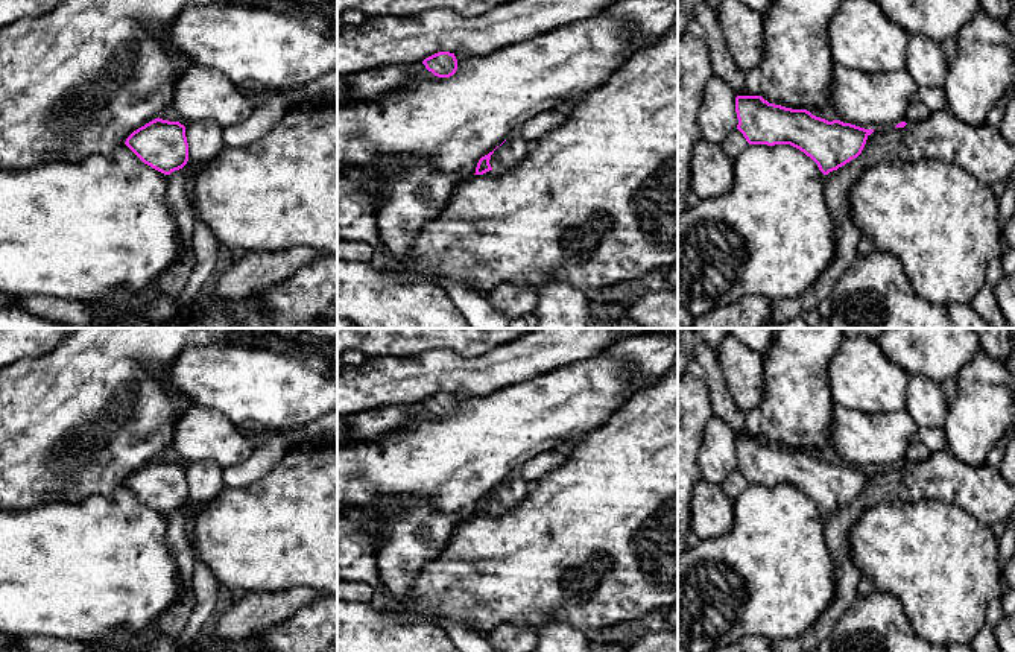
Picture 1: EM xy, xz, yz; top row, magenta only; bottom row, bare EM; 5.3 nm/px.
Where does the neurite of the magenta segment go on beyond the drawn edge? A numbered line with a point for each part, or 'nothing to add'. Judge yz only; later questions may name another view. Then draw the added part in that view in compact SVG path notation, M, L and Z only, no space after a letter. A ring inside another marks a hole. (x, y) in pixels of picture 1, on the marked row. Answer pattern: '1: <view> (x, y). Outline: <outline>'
nothing to add

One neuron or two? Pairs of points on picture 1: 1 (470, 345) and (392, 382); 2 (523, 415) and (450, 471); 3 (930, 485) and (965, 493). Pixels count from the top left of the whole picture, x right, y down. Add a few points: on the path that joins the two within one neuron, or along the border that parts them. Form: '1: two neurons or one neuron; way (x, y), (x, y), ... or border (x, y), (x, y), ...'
1: two neurons; border (491, 348), (471, 356), (452, 350), (421, 354)
2: one neuron; way (505, 429), (490, 436), (468, 455)
3: one neuron; way (939, 485), (956, 485)

